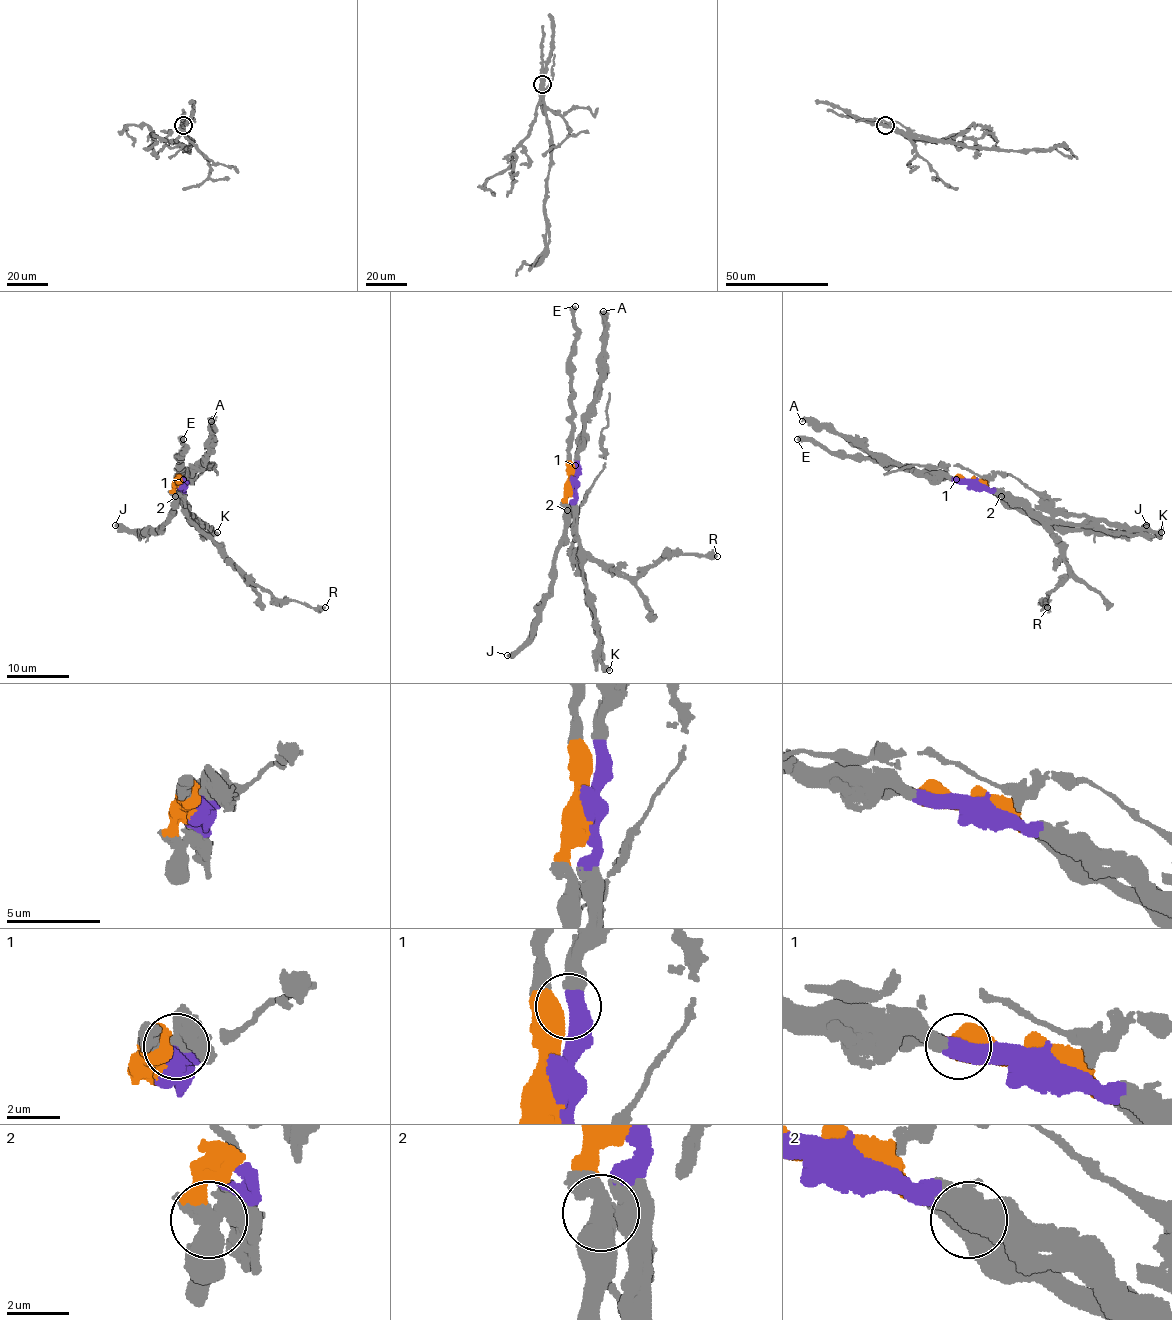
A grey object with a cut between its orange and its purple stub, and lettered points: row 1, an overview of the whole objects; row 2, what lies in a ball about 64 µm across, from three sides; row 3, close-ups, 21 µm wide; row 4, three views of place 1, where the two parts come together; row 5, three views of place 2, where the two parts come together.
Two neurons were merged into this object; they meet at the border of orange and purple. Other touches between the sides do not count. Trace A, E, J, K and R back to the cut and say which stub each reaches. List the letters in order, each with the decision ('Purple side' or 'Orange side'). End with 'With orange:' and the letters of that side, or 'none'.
A: Purple side
E: Orange side
J: Orange side
K: Purple side
R: Purple side
With orange: E, J

